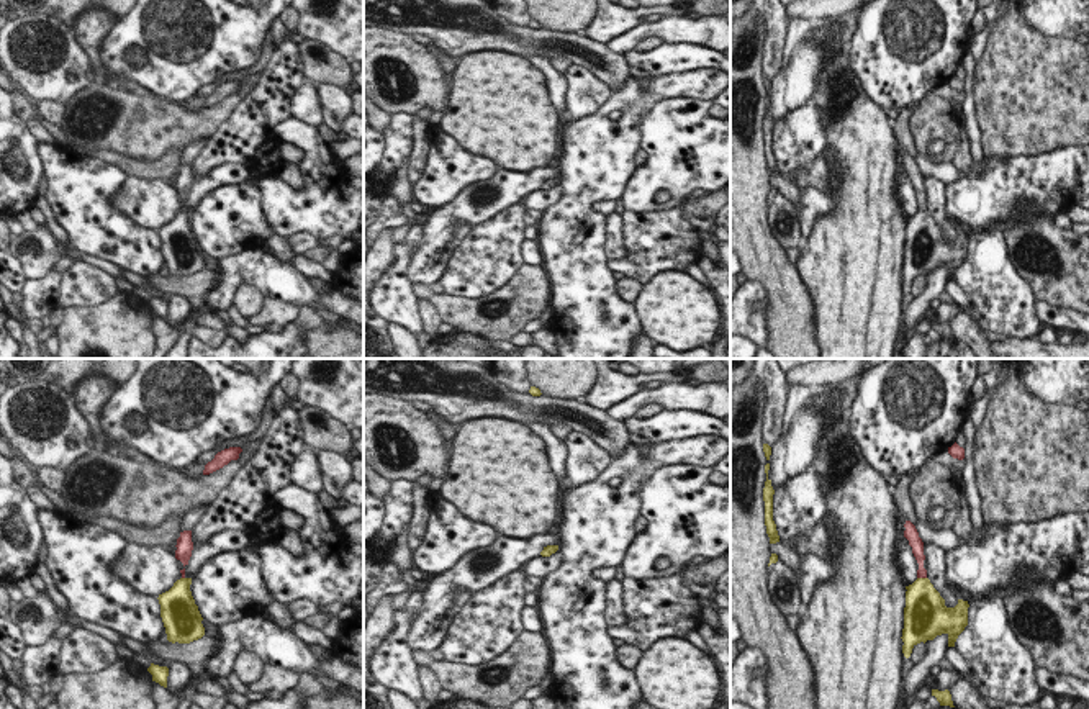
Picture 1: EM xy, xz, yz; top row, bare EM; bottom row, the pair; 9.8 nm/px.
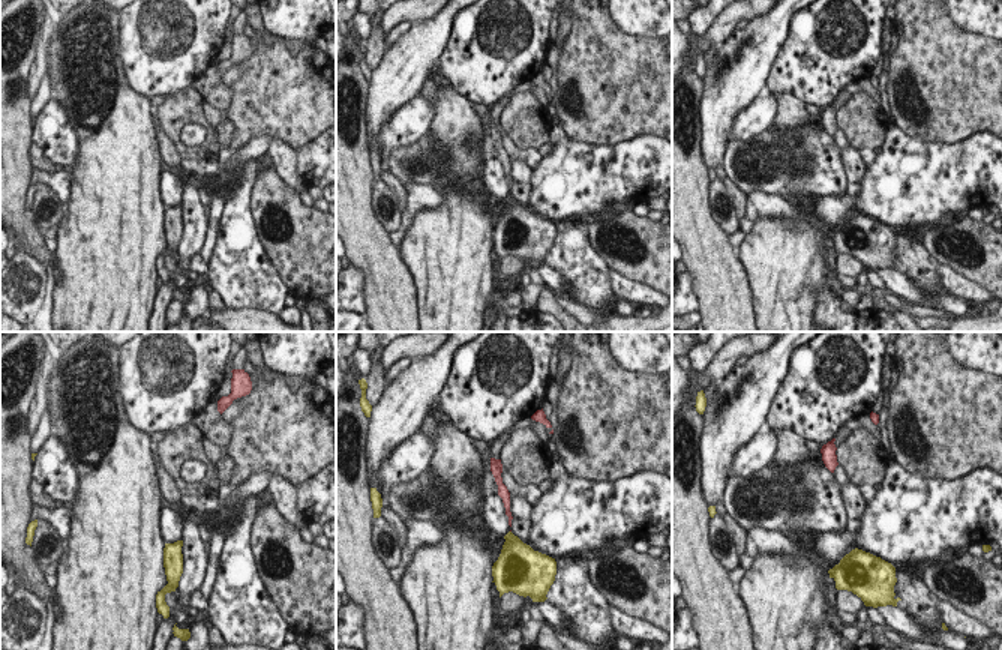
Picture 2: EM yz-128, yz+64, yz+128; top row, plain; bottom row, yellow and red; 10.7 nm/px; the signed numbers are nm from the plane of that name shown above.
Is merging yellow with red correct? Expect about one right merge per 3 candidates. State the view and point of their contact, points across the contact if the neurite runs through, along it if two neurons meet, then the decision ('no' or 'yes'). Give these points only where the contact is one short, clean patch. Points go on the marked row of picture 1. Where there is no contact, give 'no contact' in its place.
contact yz (922, 578); yes

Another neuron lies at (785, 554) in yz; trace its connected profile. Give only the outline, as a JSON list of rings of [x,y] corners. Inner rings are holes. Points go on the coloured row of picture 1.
[[[779,540],[776,544],[770,544],[770,550],[771,553],[776,553],[778,560],[796,575],[799,570],[801,555],[796,553],[791,545],[784,547]]]

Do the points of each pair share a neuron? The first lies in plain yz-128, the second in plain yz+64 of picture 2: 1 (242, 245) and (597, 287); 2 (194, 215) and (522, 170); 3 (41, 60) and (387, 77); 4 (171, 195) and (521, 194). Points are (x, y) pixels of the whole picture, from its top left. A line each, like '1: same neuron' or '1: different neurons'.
1: same neuron
2: same neuron
3: different neurons
4: different neurons

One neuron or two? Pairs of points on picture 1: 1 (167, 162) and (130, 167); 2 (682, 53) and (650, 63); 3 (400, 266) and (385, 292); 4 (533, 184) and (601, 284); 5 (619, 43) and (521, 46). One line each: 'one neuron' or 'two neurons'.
1: one neuron
2: one neuron
3: one neuron
4: two neurons
5: two neurons

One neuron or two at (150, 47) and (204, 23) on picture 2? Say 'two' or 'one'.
one

